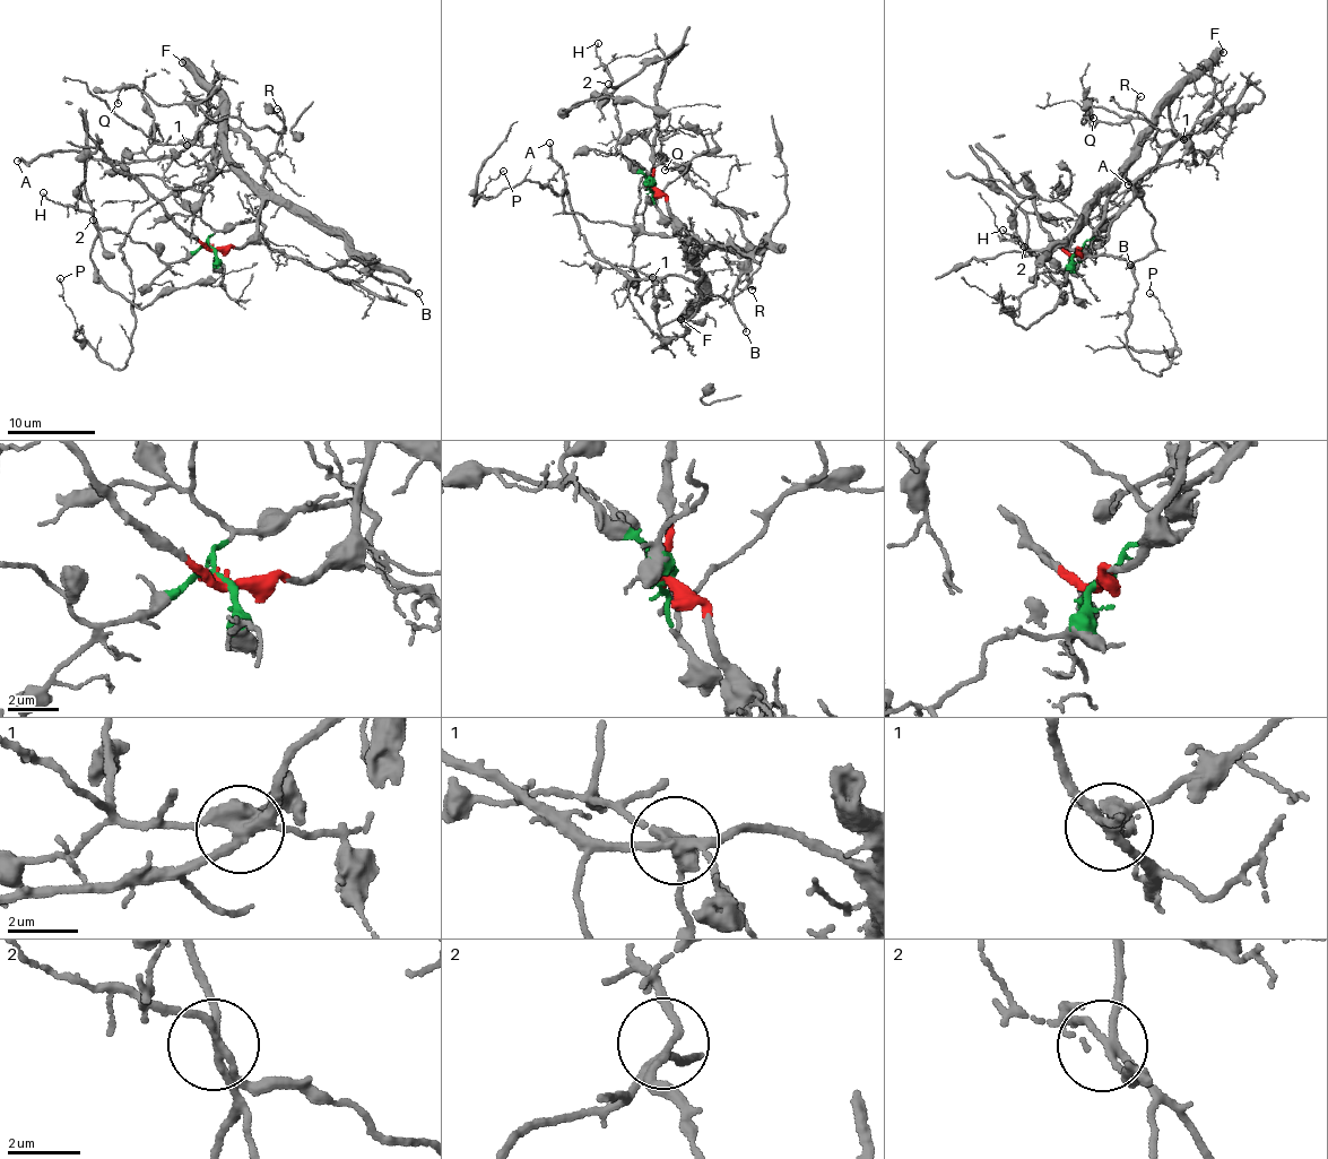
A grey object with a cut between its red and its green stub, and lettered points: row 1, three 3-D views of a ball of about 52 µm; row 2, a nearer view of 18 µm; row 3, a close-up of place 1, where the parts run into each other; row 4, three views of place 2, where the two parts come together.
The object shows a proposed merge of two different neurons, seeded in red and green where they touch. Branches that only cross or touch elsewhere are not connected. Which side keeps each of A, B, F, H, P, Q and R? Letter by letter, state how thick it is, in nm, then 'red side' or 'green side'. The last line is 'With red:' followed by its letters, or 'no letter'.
A: 140 nm | red side
B: 160 nm | red side
F: 500 nm | red side
H: 110 nm | green side
P: 90 nm | red side
Q: 120 nm | green side
R: 100 nm | green side
With red: A, B, F, P

